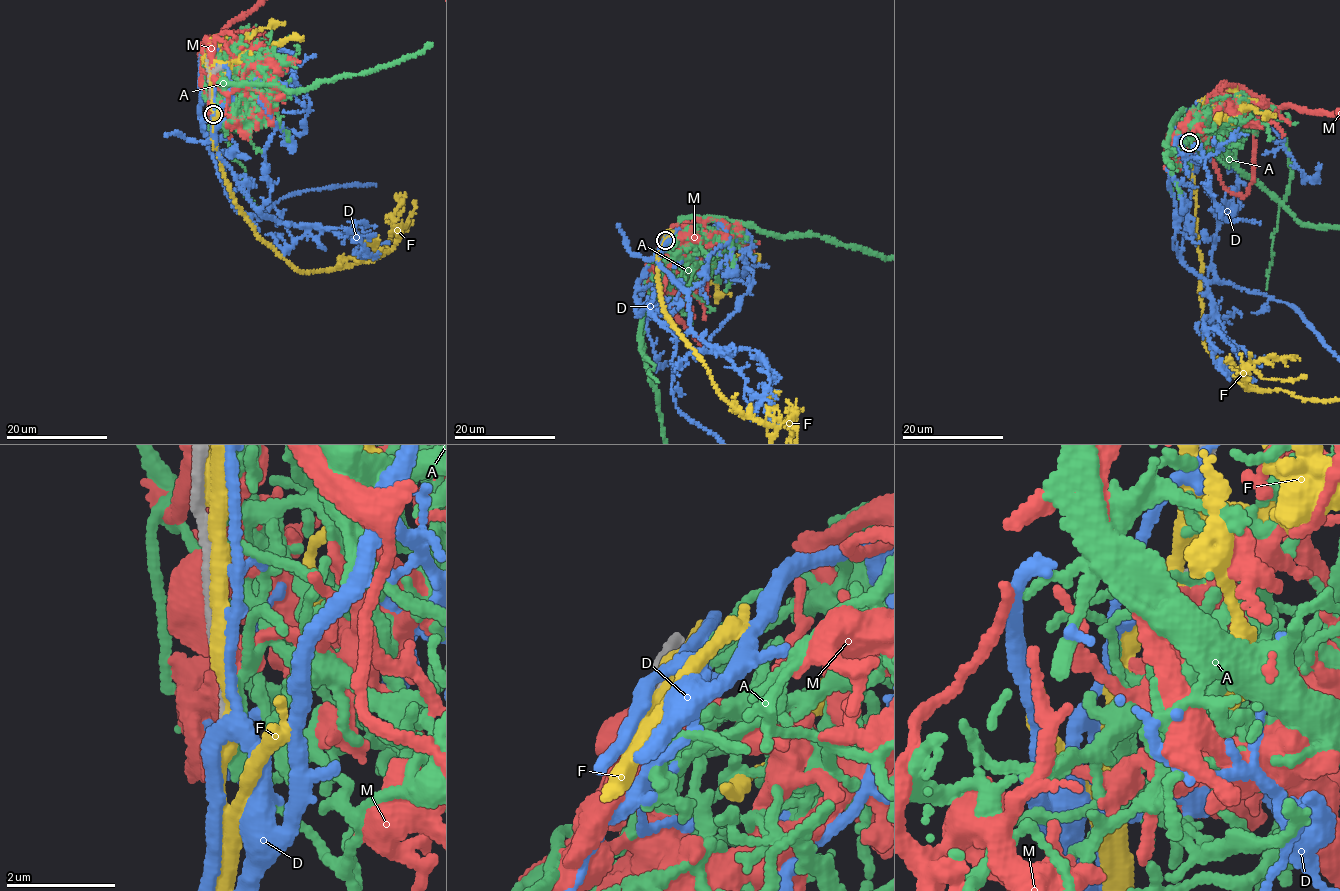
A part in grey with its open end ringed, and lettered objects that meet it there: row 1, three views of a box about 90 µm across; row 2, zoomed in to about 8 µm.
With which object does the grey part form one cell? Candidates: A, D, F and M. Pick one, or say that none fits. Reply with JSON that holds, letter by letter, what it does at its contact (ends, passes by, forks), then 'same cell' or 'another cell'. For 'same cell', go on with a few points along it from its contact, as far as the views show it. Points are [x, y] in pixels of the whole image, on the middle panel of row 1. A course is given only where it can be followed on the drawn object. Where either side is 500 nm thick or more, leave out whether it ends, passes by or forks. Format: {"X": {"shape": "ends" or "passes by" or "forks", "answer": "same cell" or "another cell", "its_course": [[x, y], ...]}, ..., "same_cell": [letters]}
{"A": {"shape": "forks", "answer": "another cell"}, "D": {"shape": "forks", "answer": "another cell"}, "F": {"shape": "passes by", "answer": "another cell"}, "M": {"shape": "forks", "answer": "another cell"}, "same_cell": []}

